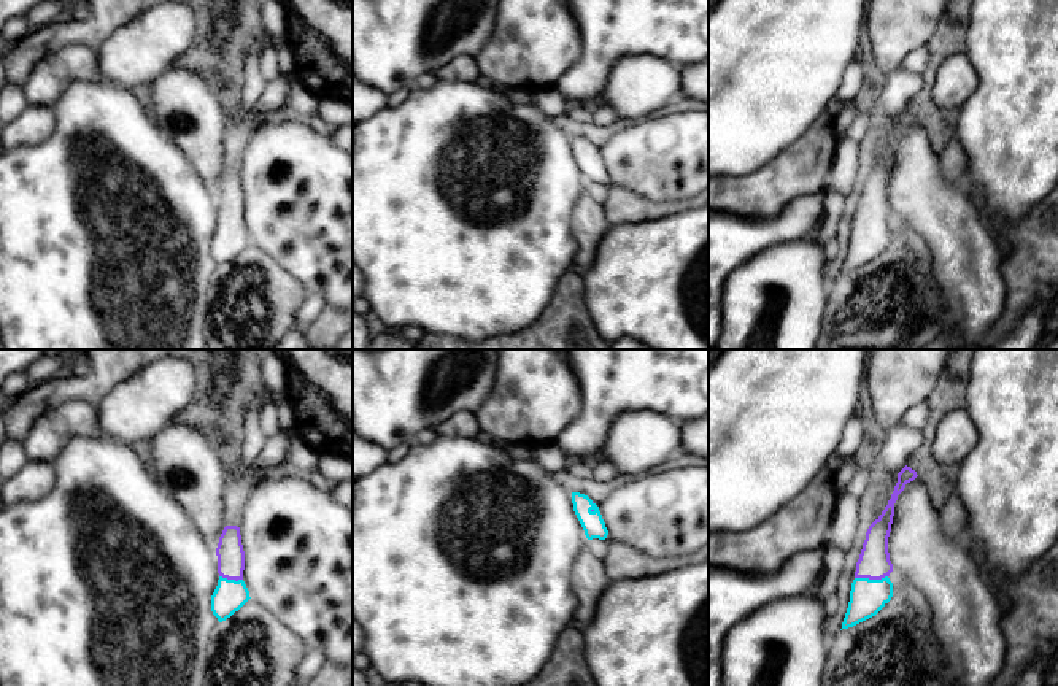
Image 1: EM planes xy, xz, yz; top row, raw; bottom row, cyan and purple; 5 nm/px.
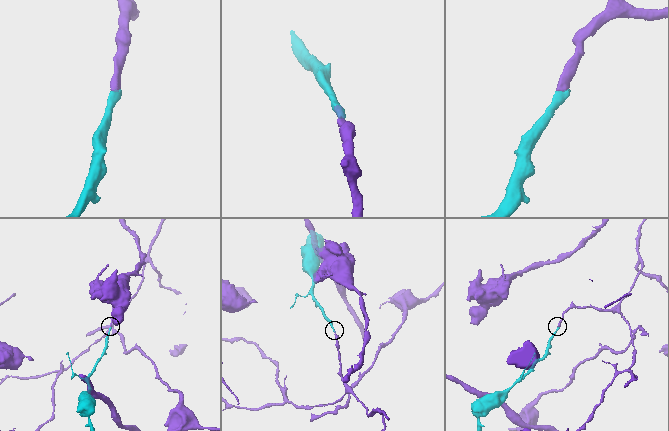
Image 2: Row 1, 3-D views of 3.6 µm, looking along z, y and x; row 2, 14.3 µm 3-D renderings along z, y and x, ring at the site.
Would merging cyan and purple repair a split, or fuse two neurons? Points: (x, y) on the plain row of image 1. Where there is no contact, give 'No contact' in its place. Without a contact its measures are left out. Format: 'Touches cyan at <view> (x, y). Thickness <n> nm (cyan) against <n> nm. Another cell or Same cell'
Touches cyan at yz (871, 224). Thickness 180 nm (cyan) against 160 nm. Same cell

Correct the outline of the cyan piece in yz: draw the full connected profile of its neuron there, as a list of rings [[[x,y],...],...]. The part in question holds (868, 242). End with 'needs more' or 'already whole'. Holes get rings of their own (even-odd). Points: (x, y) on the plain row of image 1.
[[[907,110],[898,118],[898,127],[888,149],[866,176],[842,273],[853,272],[875,260],[893,241],[893,227],[888,222],[893,216],[888,181],[894,160],[894,148],[905,129],[917,121],[917,116]]]; needs more

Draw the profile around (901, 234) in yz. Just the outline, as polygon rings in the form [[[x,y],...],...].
[[[891,216],[890,218],[890,225],[893,227],[893,241],[891,245],[909,245],[909,246],[921,246],[921,243],[918,241],[917,233],[905,225],[904,222],[901,222],[898,218]]]

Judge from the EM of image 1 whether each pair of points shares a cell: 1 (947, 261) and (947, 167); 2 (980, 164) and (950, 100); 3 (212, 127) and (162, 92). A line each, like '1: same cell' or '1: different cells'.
1: different cells
2: different cells
3: same cell

